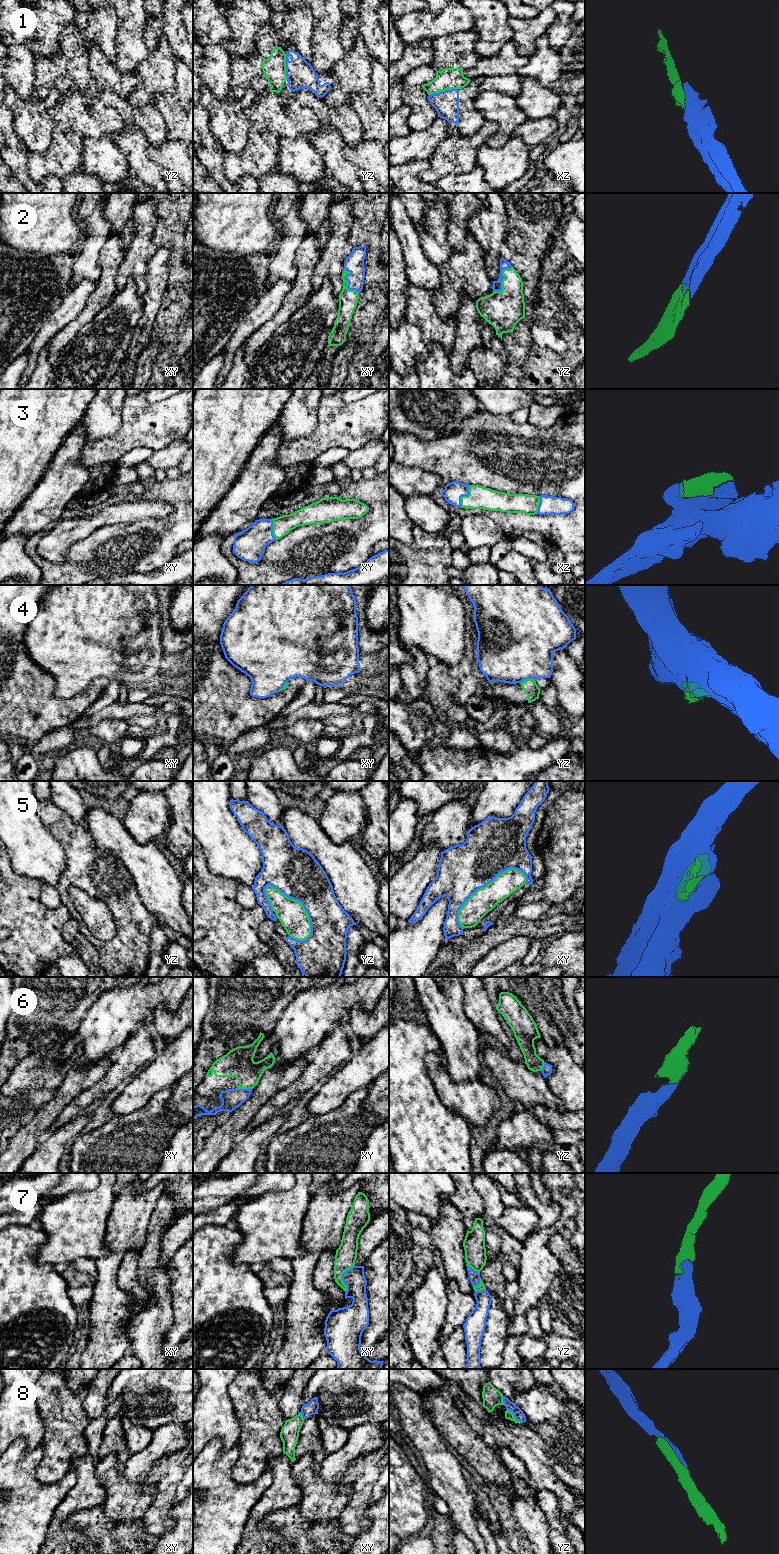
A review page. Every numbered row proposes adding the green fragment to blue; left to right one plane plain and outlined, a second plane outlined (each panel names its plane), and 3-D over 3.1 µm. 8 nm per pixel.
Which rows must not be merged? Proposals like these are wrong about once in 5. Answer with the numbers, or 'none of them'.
1, 4, 5

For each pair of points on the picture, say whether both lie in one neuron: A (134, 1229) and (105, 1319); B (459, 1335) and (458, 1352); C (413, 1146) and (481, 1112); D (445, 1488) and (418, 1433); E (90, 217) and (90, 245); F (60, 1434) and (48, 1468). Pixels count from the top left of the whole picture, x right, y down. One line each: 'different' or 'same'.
A: same
B: same
C: different
D: same
E: same
F: same

